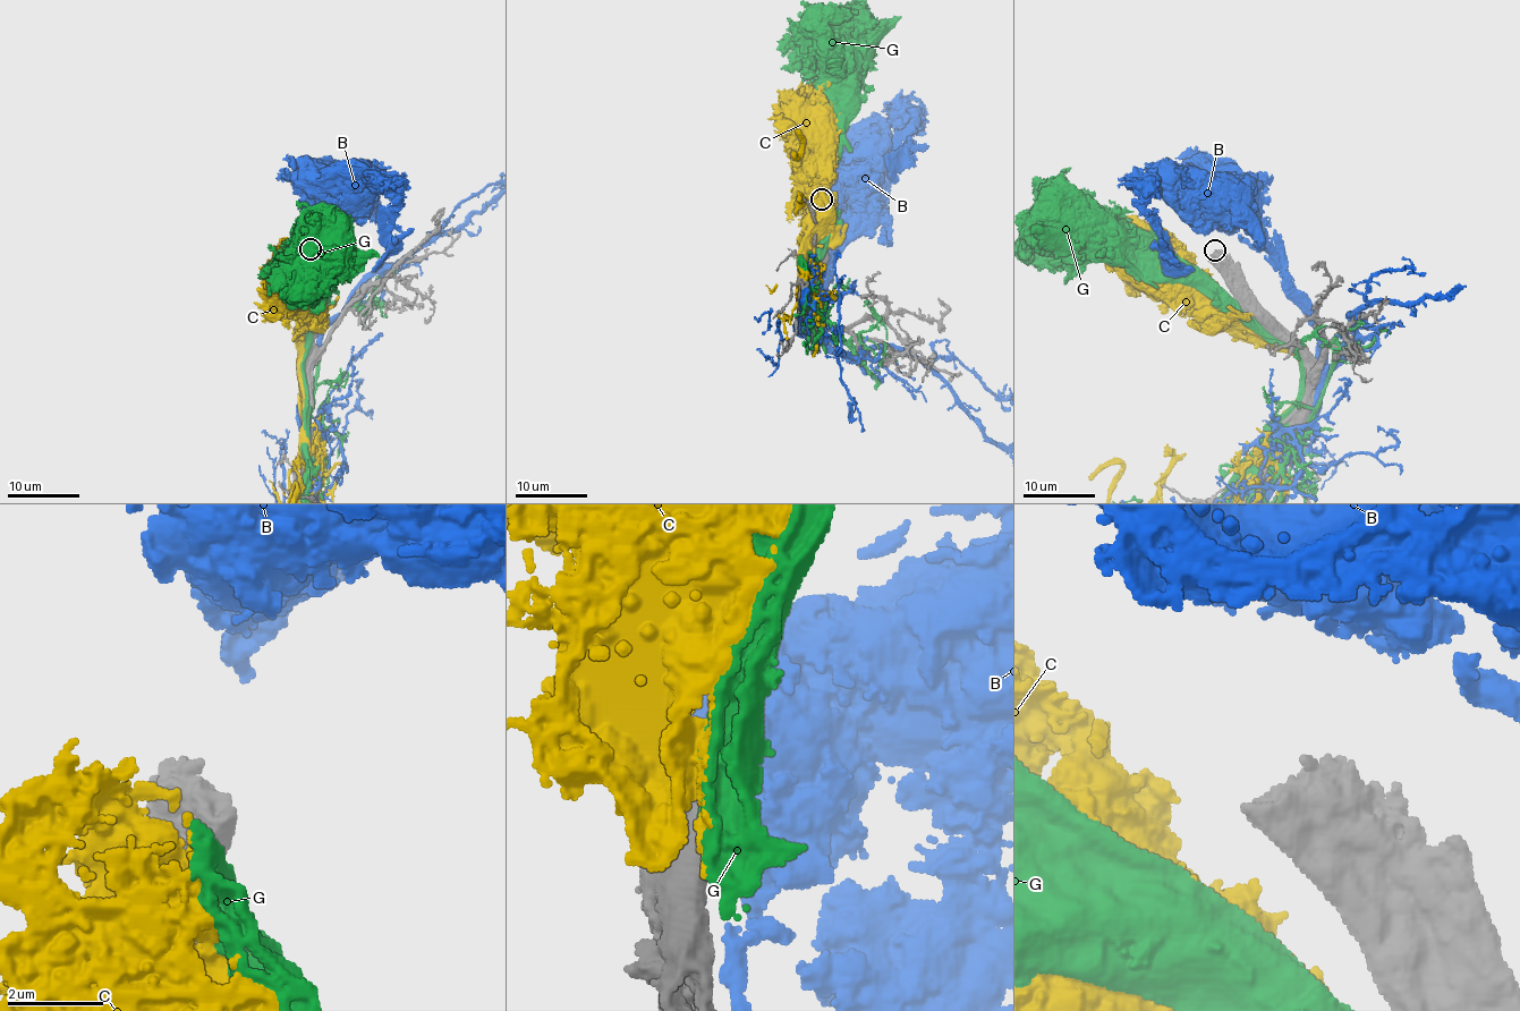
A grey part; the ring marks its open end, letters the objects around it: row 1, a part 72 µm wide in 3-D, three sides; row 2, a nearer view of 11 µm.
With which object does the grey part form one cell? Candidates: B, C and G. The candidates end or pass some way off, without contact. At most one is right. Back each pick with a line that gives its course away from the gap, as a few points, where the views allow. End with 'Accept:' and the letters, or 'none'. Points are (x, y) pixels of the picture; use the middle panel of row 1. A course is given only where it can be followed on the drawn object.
Accept: none

